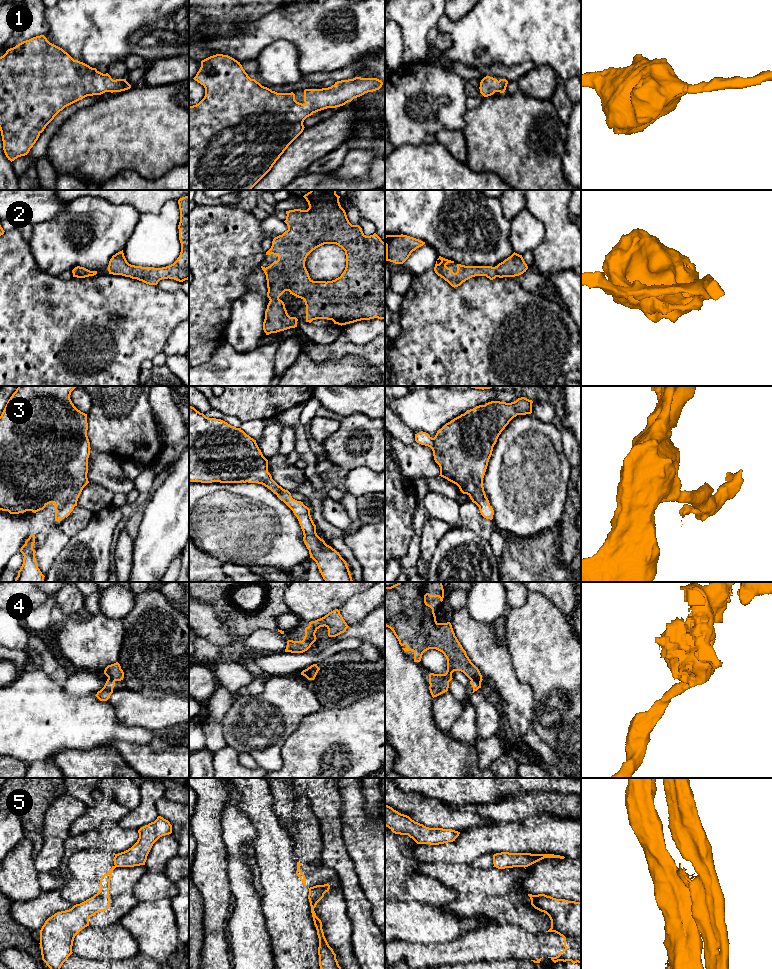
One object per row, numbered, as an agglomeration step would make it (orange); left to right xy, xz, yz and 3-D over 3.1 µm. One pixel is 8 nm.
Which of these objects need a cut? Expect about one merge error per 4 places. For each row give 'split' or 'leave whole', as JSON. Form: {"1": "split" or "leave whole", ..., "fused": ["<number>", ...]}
{"1": "leave whole", "2": "leave whole", "3": "leave whole", "4": "split", "5": "split", "fused": ["4", "5"]}

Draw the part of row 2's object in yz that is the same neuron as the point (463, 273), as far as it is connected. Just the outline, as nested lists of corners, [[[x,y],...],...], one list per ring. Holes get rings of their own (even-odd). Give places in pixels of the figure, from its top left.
[[[515,252],[495,267],[465,266],[457,264],[457,272],[454,273],[446,266],[448,263],[454,263],[454,261],[439,256],[436,261],[434,271],[454,288],[475,276],[486,276],[490,280],[493,280],[496,277],[503,278],[519,276],[528,269],[522,255]]]

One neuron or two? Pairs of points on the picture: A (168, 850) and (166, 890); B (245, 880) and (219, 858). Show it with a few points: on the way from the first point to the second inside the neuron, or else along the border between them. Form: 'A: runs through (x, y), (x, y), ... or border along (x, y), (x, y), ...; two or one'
A: runs through (159, 860), (159, 880); one
B: border along (223, 842), (226, 848), (226, 869), (231, 888); two

